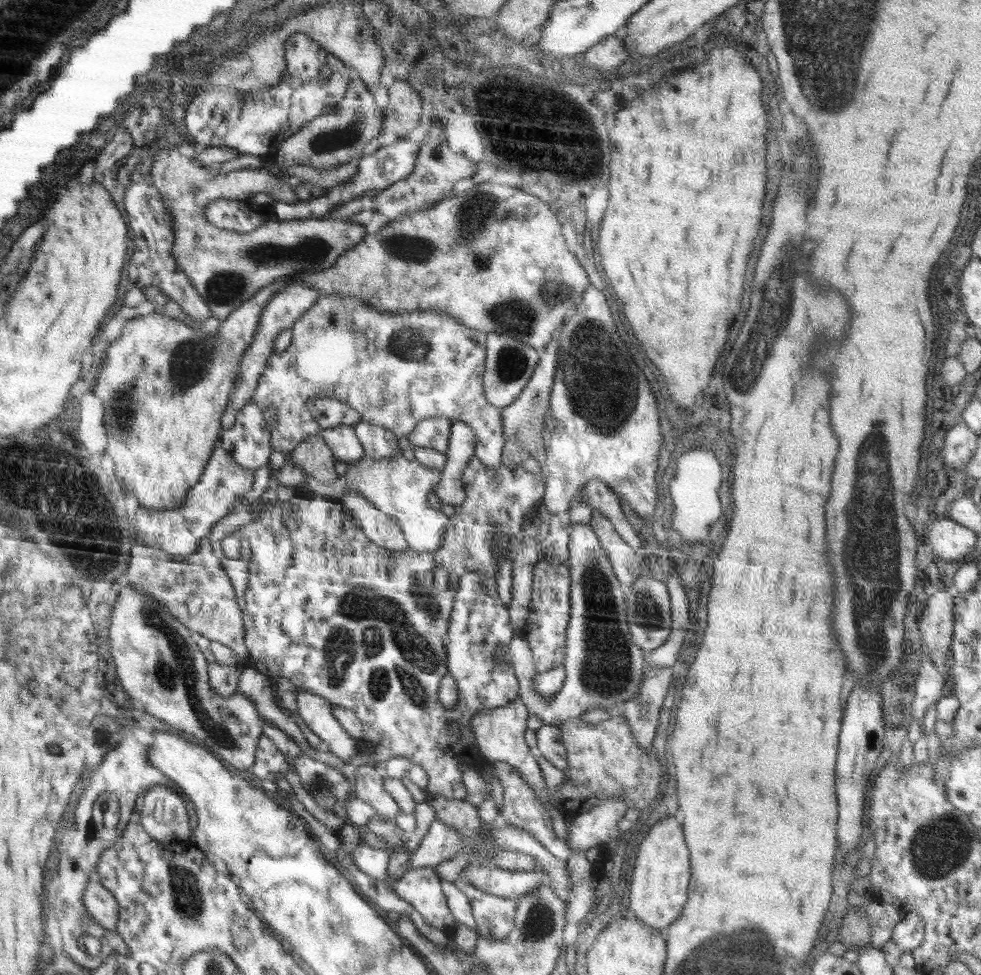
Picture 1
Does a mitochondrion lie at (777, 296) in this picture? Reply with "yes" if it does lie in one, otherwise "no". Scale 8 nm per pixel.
yes

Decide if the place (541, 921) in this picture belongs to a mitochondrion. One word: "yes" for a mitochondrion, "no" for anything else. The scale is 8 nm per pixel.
yes

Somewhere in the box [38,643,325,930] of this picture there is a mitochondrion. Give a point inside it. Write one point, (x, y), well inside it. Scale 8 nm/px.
(184, 891)

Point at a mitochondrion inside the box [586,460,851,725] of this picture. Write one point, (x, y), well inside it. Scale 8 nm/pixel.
(648, 610)

